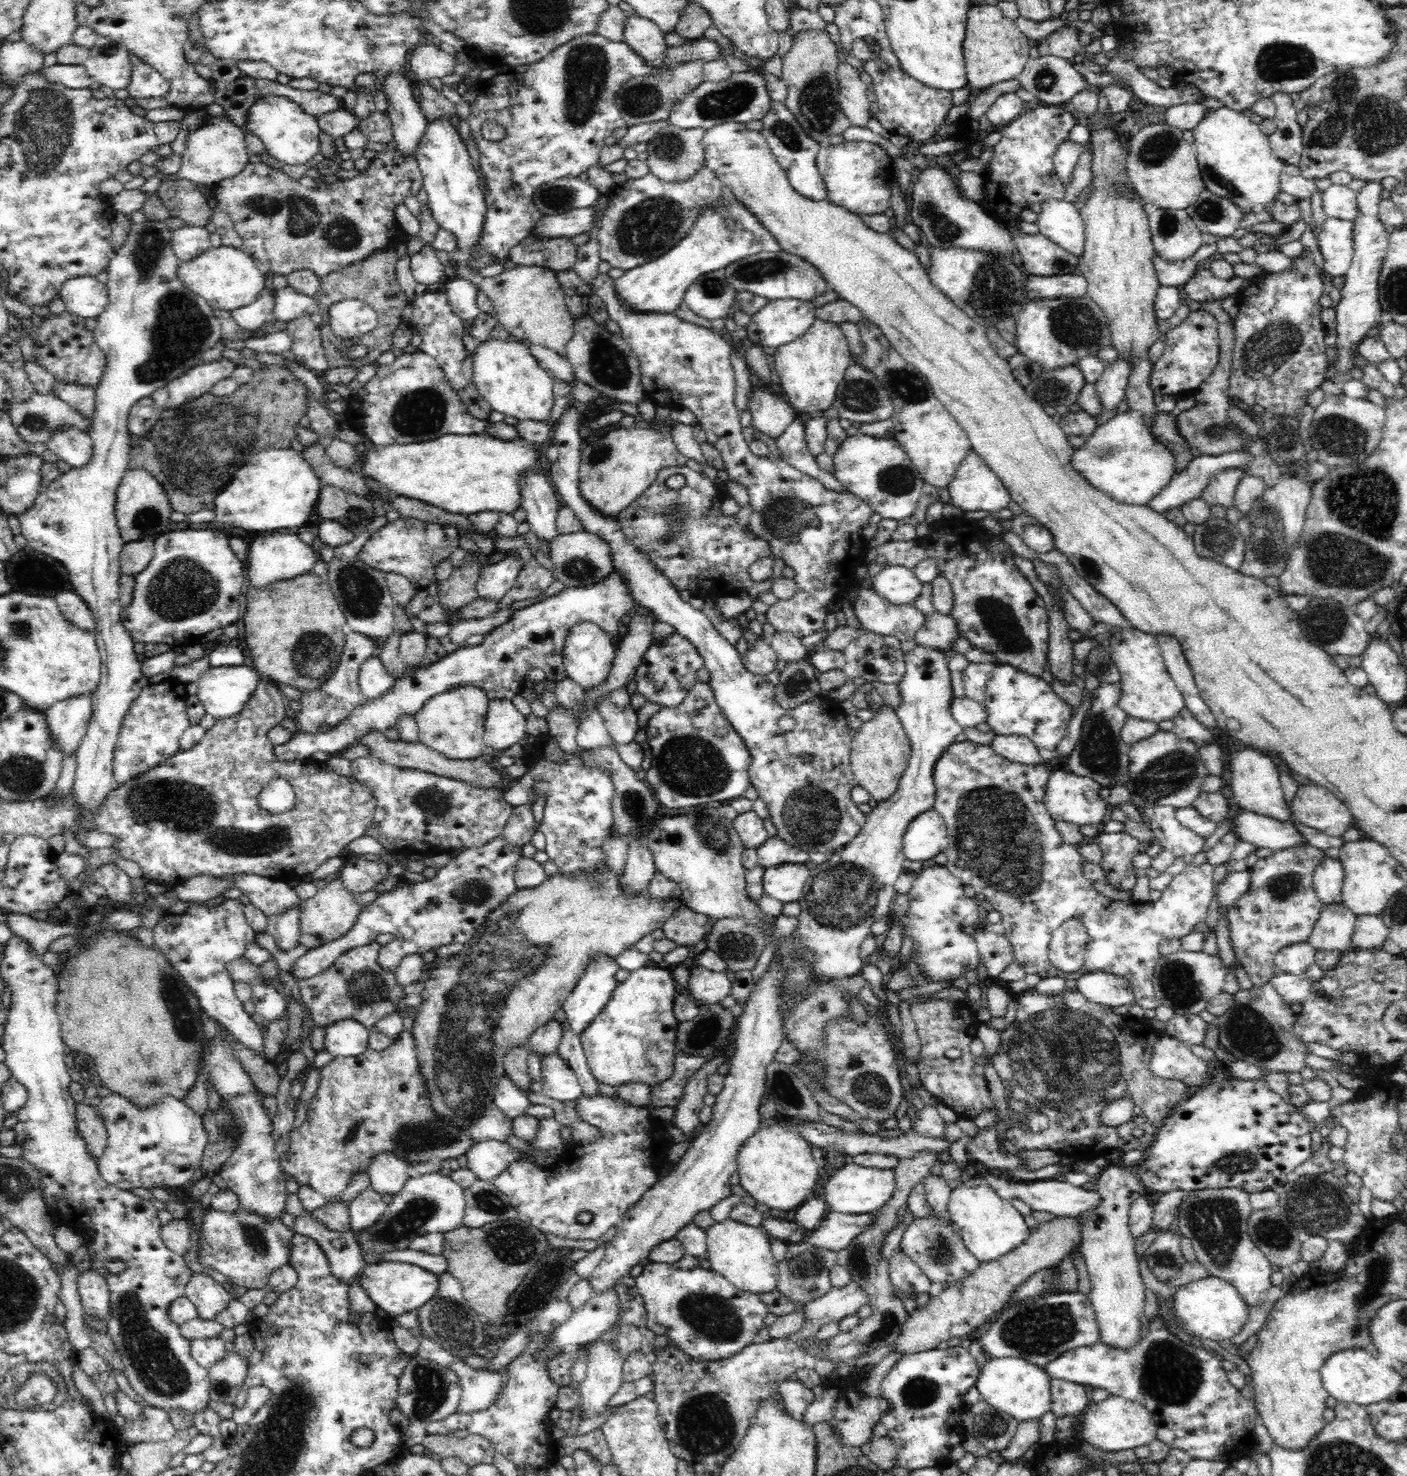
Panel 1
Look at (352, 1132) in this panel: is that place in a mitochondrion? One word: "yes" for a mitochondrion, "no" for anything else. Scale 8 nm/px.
yes

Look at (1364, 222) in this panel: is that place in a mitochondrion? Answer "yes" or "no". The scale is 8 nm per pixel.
no

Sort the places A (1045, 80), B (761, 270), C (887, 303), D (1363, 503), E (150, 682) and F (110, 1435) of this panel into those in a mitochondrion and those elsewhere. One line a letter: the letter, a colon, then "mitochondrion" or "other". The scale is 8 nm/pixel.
A: mitochondrion
B: mitochondrion
C: other
D: mitochondrion
E: other
F: other

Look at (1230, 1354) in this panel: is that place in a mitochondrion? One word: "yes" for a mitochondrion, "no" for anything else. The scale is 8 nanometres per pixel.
no

